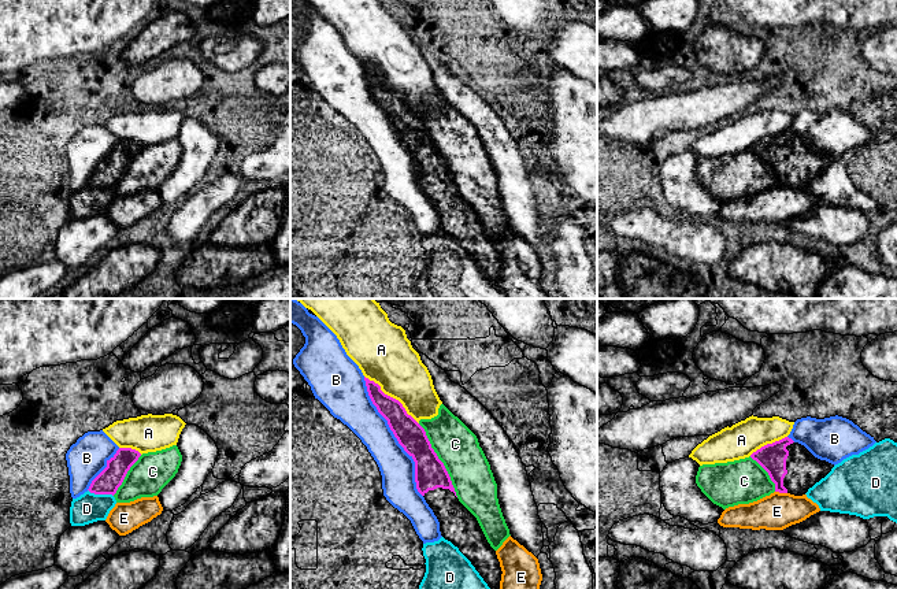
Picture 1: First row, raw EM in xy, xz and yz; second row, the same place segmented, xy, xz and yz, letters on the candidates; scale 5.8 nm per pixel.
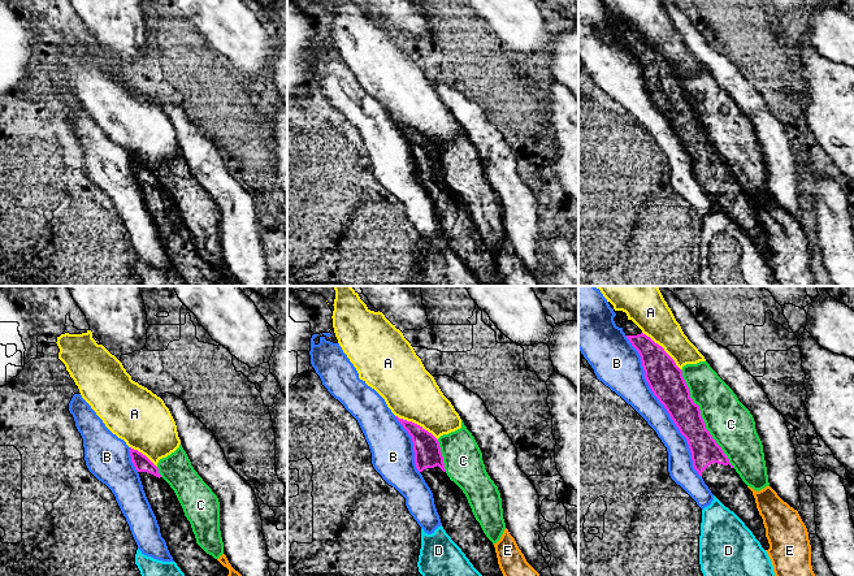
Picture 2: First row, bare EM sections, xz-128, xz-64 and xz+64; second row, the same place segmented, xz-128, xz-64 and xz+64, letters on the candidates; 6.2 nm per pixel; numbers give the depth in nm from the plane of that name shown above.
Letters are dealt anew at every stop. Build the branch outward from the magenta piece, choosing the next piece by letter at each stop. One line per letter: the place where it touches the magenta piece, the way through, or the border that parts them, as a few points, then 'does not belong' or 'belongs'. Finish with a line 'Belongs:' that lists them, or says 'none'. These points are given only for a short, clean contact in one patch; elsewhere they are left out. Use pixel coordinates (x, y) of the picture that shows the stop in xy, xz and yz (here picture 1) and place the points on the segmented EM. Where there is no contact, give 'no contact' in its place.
A: meets magenta in xz at (392, 397); does not belong
B: meets magenta in xz at (395, 436); border along xz (363, 377), (371, 403), (414, 462), (415, 488), (422, 496); does not belong
C: meets magenta in xz at (440, 460); does not belong
D: meets magenta in xy at (100, 493); border along xy (88, 489), (95, 493), (110, 493), (112, 496); does not belong
E: meets magenta in yz at (781, 492); border along yz (775, 491), (786, 493); does not belong
Belongs: none

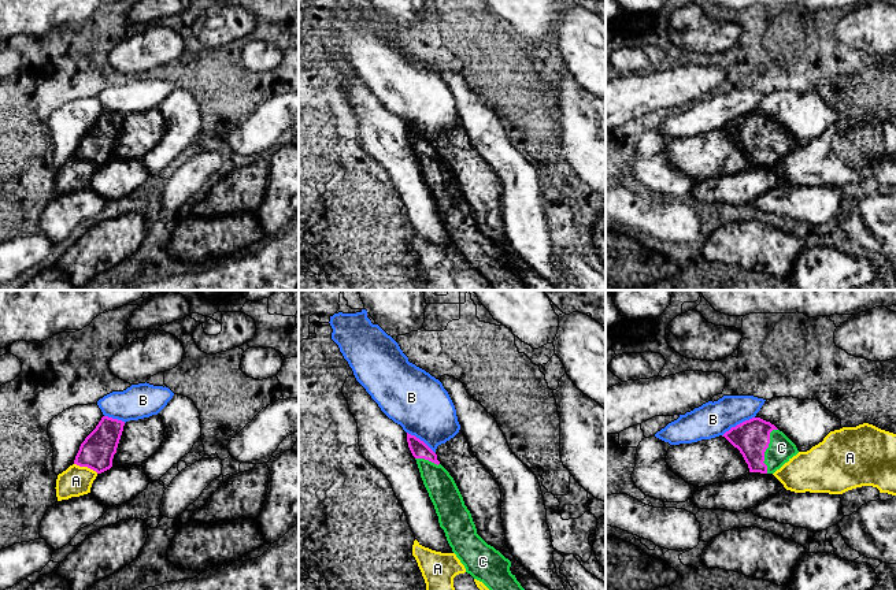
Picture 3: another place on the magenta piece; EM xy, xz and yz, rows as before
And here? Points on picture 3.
A: meets magenta in xy at (86, 466); border along xy (74, 463), (97, 472); does not belong
B: meets magenta in yz at (737, 425); does not belong
C: meets magenta in yz at (766, 448); runs through yz (751, 437), (766, 448), (781, 448); belongs
Belongs: C

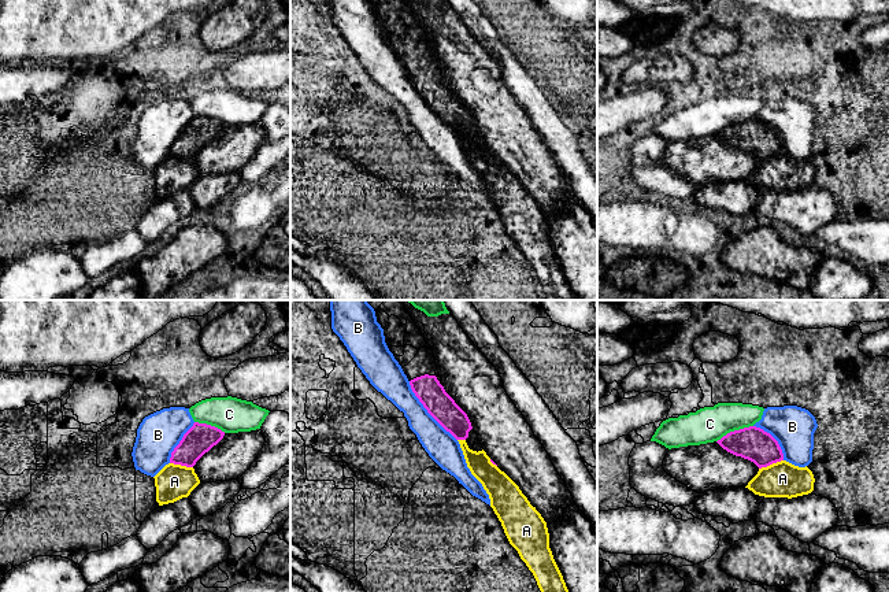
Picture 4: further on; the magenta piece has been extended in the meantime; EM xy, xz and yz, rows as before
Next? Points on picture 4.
A: meets magenta in yz at (770, 463); does not belong
B: meets magenta in xz at (428, 411); does not belong
C: meets magenta in yz at (734, 430); does not belong
Belongs: none

